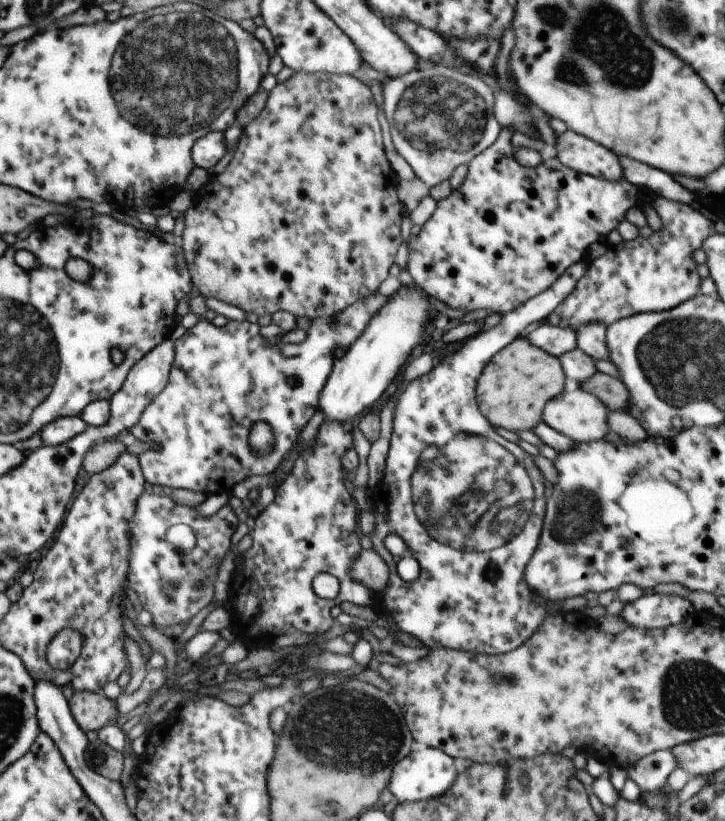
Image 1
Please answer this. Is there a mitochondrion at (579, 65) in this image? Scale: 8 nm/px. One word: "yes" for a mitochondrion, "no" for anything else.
yes

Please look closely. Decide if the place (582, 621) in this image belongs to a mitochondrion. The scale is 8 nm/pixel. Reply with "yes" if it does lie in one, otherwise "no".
no

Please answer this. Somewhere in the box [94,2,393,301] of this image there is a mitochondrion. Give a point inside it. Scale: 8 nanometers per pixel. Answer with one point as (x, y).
(191, 60)

